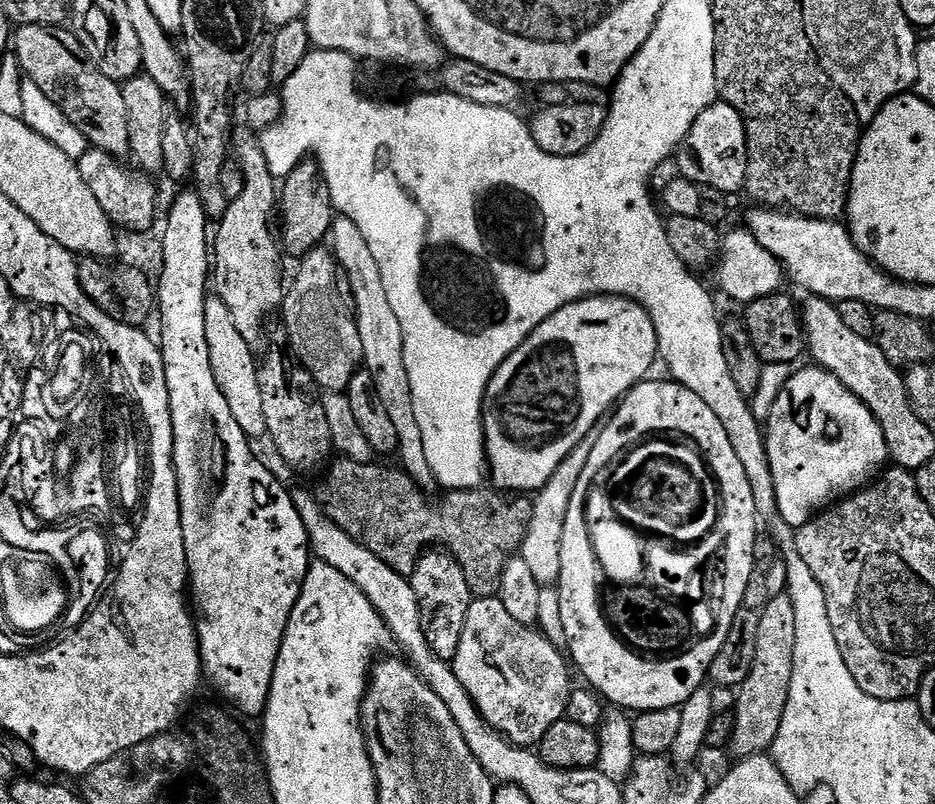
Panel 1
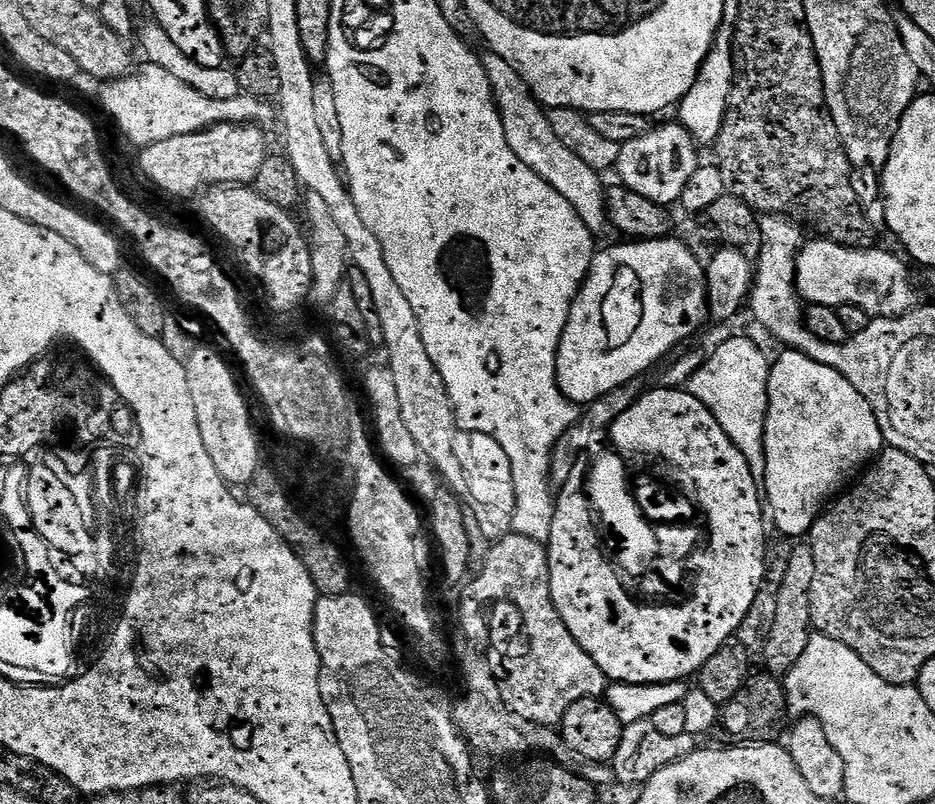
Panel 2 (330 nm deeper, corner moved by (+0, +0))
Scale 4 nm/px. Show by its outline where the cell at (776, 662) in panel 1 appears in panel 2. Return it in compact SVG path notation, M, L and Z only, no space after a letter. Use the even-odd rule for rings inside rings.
M800 542L790 554L790 566L786 569L786 578L779 581L775 589L778 602L778 614L774 617L774 630L770 634L770 642L762 653L762 660L768 663L767 671L771 675L783 677L798 658L802 658L802 650L806 650L808 639L814 635L812 615L810 614L810 590L814 586L814 554L807 543Z

